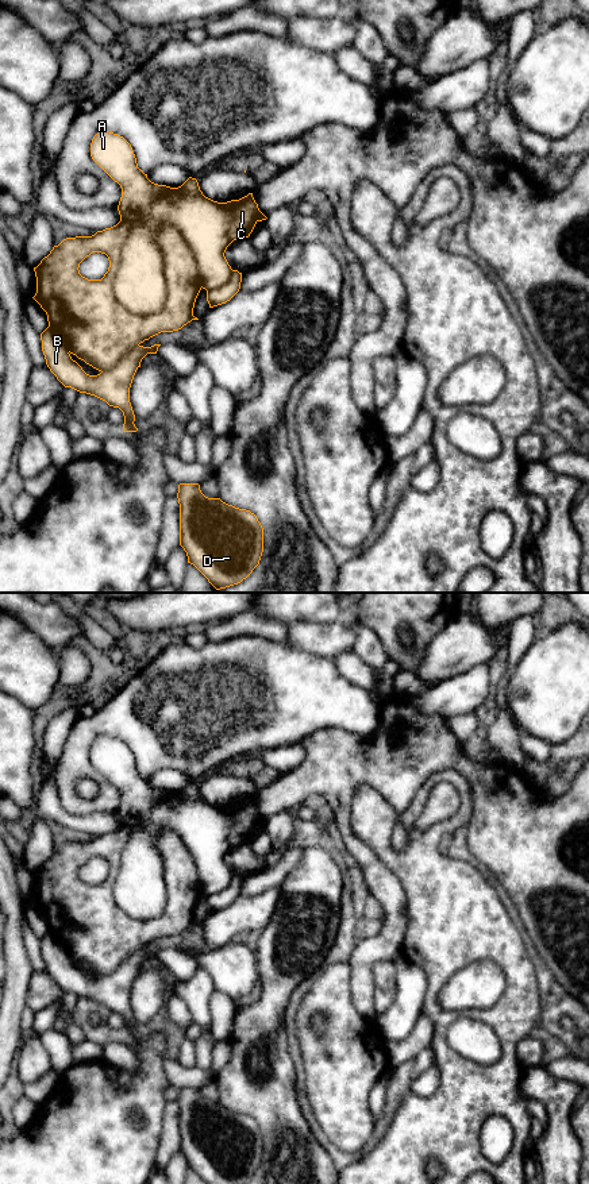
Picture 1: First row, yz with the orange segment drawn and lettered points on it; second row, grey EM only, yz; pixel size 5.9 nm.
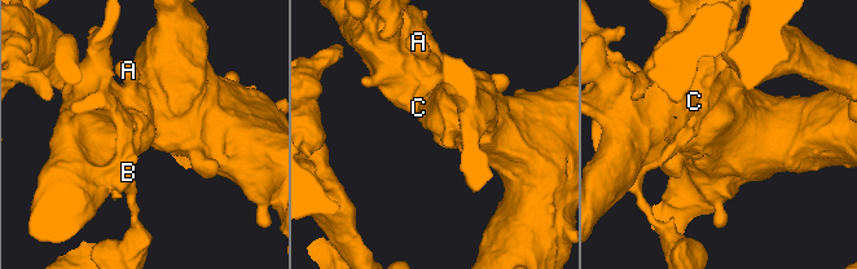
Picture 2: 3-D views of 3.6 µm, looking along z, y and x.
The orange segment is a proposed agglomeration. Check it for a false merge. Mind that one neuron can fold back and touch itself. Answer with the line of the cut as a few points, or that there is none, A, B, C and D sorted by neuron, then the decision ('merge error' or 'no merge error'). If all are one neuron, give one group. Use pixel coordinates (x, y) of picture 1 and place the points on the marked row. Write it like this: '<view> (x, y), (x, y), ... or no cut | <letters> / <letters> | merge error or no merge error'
yz (120, 219), (127, 309), (164, 304), (162, 224), (201, 286) | A C / B D | merge error

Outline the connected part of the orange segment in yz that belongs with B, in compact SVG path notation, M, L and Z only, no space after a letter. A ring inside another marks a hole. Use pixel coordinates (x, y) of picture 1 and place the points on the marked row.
M120 220L92 236L63 239L34 267L36 293L32 298L47 315L49 327L41 340L50 371L65 387L119 408L124 416L123 431L136 432L130 387L142 359L157 354L161 346L143 347L142 343L199 320L193 308L201 282L196 259L180 231L162 224L155 240L163 259L165 305L149 316L127 311L113 294L113 278L128 232L130 224ZM92 252L108 257L109 267L101 279L80 274L80 263ZM72 354L100 373L86 374Z

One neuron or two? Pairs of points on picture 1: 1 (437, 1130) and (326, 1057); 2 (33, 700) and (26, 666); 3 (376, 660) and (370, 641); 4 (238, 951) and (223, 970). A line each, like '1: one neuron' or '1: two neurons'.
1: one neuron
2: one neuron
3: one neuron
4: one neuron

